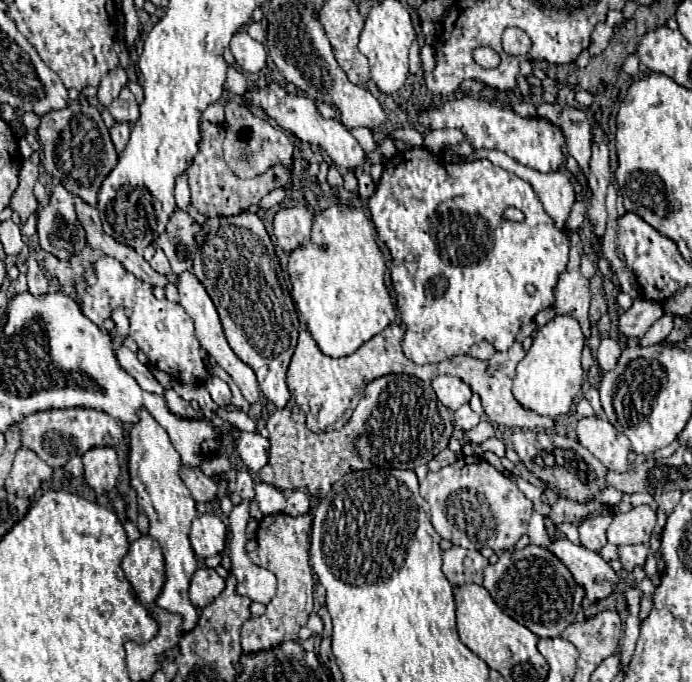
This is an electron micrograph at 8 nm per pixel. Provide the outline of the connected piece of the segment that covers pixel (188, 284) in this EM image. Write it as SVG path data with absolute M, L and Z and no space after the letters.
M187 270L183 274L179 274L177 278L177 290L179 290L179 304L185 308L185 312L193 318L195 322L195 336L199 340L199 344L207 350L207 354L235 380L235 384L241 388L243 396L249 400L249 404L255 404L259 400L259 388L257 388L257 378L253 376L253 370L251 368L245 368L245 364L241 364L241 360L237 360L237 356L233 356L233 350L229 348L227 340L225 340L225 334L223 334L223 328L221 328L221 320L219 320L219 314L217 314L217 308L213 304L213 300L209 298L205 286L197 280L197 276Z

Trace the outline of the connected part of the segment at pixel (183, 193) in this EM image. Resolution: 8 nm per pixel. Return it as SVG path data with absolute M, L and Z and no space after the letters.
M179 174L177 182L175 182L175 202L181 210L187 210L189 204L189 186L187 186L187 176Z

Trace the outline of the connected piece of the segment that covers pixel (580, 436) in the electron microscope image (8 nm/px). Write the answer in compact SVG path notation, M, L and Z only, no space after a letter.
M583 418L577 424L577 440L585 446L607 470L625 472L629 468L627 454L629 438L605 418Z

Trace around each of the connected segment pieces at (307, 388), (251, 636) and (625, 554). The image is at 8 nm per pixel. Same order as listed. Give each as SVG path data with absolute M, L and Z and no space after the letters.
M389 324L383 332L365 342L357 352L335 360L319 350L319 346L313 342L307 330L301 330L299 344L287 370L287 388L295 398L297 406L305 412L307 428L315 434L343 428L343 424L351 417L362 398L365 386L375 378L387 374L415 374L421 380L433 380L439 374L439 366L437 364L417 366L405 360L405 354L401 352L401 338L403 338L401 326Z
M311 514L265 516L257 528L257 550L251 552L251 562L271 570L277 576L277 594L267 604L267 612L259 618L249 618L241 628L241 648L245 654L257 654L281 646L285 640L299 640L299 628L307 624L313 610L313 572L309 566L309 530Z
M645 544L619 548L619 560L621 560L625 570L633 570L637 566L645 566L647 554L649 554L649 546L645 546Z

